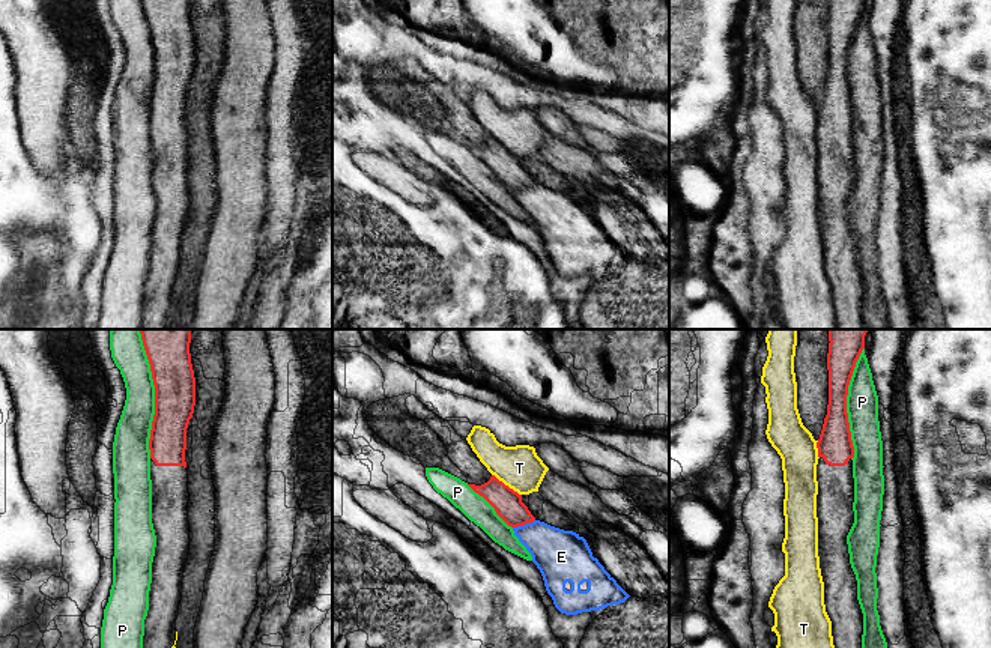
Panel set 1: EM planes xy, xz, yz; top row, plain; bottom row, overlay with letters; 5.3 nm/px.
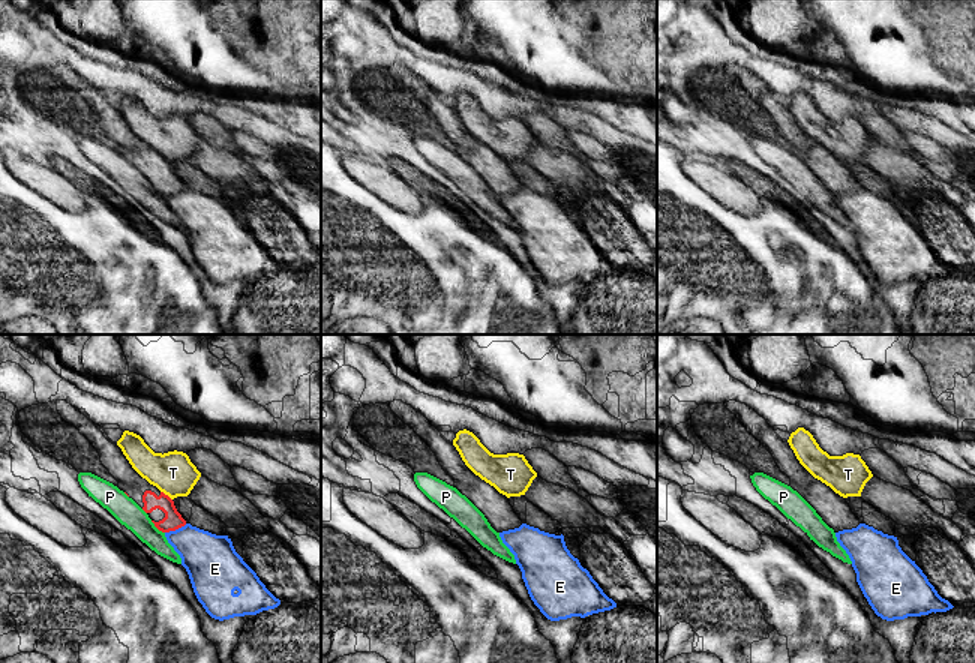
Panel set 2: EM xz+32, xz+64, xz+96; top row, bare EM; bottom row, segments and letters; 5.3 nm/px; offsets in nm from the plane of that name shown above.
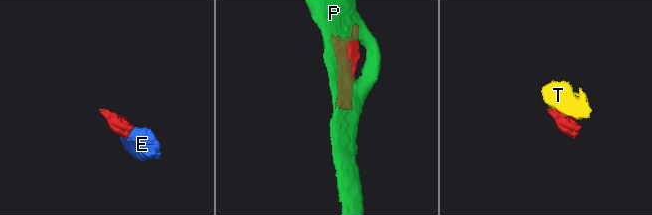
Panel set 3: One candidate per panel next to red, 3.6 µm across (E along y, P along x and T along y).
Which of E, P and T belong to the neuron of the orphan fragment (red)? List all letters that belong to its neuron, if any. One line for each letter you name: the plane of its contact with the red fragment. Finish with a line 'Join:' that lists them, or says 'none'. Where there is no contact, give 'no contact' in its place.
Join: none

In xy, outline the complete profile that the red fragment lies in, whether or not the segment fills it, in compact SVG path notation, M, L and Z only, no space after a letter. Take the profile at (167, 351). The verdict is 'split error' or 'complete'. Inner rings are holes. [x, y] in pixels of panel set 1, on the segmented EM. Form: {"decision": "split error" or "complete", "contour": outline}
{"decision": "split error", "contour": "M140 329L155 385L150 480L156 535L143 648L171 648L189 552L186 428L195 406L191 329Z"}

